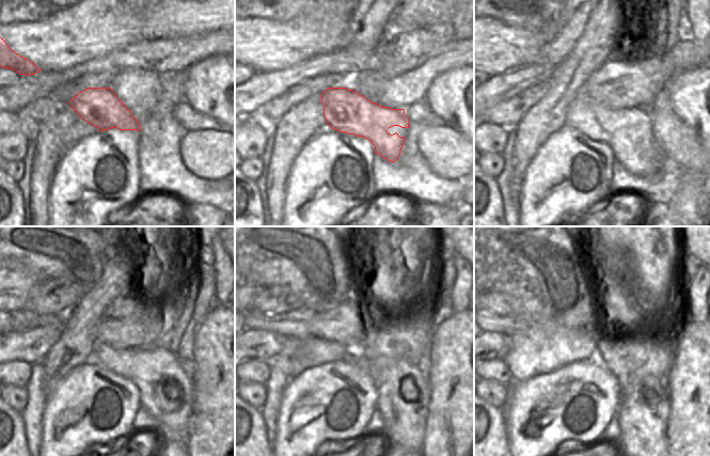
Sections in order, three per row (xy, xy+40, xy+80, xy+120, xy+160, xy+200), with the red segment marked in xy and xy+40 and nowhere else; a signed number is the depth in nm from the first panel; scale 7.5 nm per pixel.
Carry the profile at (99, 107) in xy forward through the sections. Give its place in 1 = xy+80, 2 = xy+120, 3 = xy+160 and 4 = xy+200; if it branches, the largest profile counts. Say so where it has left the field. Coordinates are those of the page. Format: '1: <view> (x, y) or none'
1: xy+80 (640, 155)
2: xy+120 (161, 396)
3: xy+160 (404, 408)
4: xy+200 (643, 411)

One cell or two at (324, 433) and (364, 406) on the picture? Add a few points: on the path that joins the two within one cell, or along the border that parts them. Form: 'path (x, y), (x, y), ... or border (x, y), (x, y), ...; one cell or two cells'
path (336, 431), (345, 431), (351, 428), (359, 419); one cell

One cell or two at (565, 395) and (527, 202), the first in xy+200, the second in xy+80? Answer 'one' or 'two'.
one

